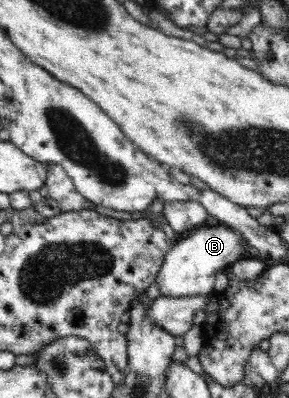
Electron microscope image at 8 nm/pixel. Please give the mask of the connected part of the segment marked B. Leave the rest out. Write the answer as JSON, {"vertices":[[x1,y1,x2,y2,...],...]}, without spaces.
{"vertices":[[214,220,198,227,194,233,180,242,174,242,172,250,166,255,164,264,156,277,161,293,164,296,182,297,187,295,208,294,214,290,214,277,220,271,226,271,236,261,248,256,250,245,247,245,242,233,230,225,217,223]]}

